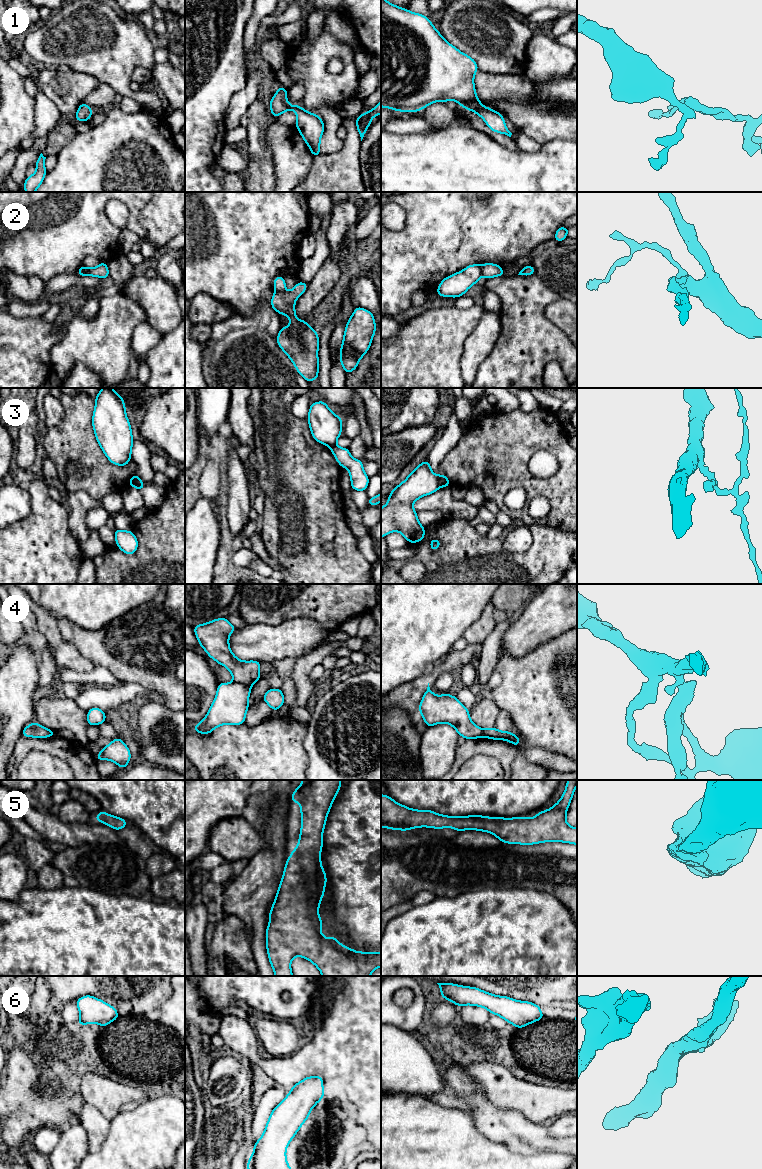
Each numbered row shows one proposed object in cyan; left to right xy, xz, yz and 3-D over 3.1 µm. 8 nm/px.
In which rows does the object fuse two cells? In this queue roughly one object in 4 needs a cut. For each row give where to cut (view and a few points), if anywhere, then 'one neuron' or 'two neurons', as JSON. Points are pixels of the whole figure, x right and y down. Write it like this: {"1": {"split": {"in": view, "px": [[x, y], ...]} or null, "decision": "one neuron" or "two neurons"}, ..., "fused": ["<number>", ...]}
{"1": {"split": null, "decision": "one neuron"}, "2": {"split": {"in": "yz", "px": [[480, 266], [482, 275]]}, "decision": "two neurons"}, "3": {"split": {"in": "yz", "px": [[437, 476], [437, 482], [440, 486]]}, "decision": "two neurons"}, "4": {"split": {"in": "xz", "px": [[234, 681], [250, 686]]}, "decision": "two neurons"}, "5": {"split": null, "decision": "one neuron"}, "6": {"split": null, "decision": "one neuron"}, "fused": ["2", "3", "4"]}

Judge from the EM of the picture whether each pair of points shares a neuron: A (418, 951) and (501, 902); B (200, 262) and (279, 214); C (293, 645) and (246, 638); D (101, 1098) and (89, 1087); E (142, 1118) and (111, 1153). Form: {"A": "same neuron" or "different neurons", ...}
{"A": "same neuron", "B": "same neuron", "C": "same neuron", "D": "same neuron", "E": "same neuron"}

